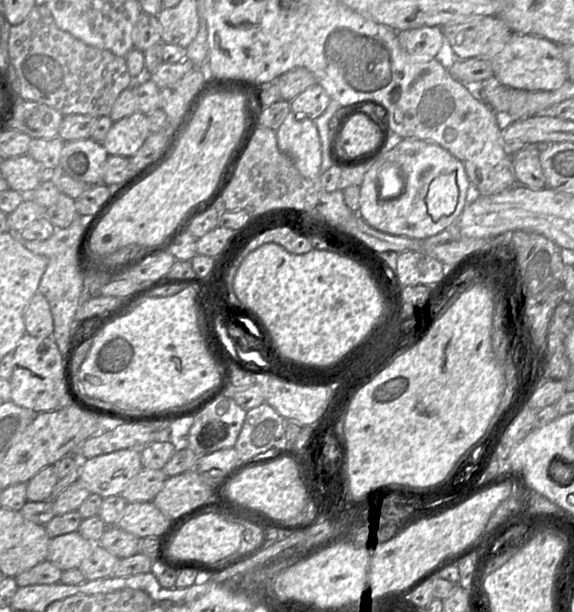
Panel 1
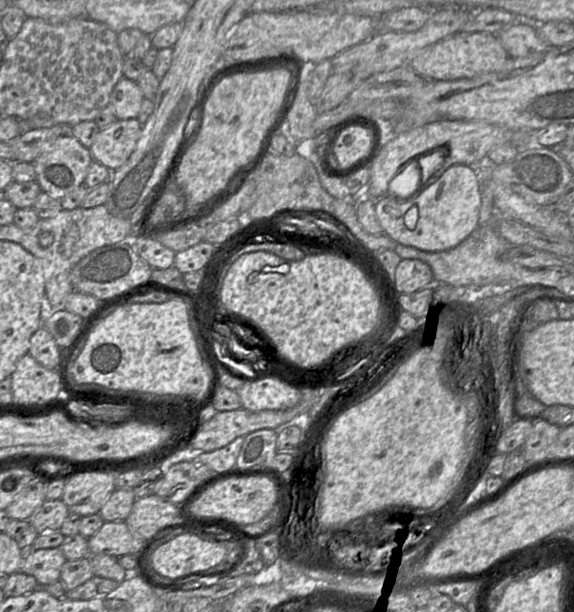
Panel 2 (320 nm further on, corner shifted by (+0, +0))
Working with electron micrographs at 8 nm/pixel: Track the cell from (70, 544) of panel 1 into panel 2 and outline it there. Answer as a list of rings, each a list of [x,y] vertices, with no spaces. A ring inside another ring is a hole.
[[[58,548],[27,550],[20,572],[33,576],[40,587],[46,587],[60,579],[60,573],[67,559]]]

